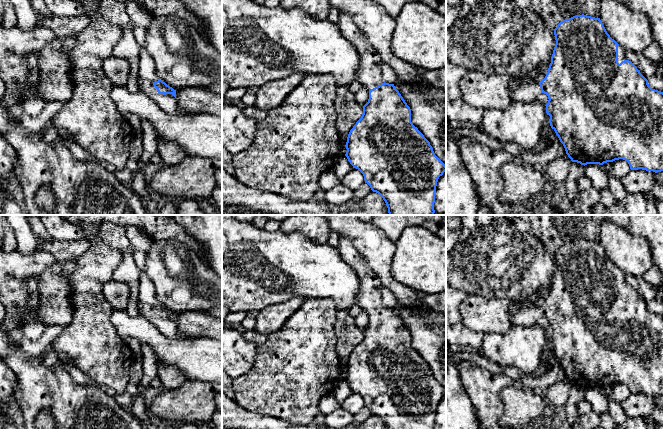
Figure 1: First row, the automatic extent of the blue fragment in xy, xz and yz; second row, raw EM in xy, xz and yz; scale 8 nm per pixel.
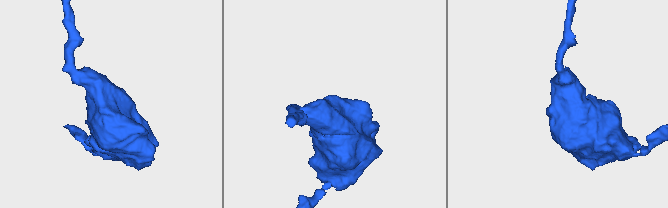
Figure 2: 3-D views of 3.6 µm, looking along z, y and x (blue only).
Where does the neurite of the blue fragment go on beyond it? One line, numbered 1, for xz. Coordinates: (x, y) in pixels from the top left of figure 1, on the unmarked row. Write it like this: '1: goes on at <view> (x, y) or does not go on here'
1: goes on at xz (369, 298)

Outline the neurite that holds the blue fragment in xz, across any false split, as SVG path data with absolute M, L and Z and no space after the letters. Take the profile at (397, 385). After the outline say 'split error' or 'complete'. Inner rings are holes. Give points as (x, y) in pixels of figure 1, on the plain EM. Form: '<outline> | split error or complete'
M339 235L337 249L358 276L360 290L357 303L369 314L363 338L348 358L345 380L353 392L363 398L365 407L383 422L386 429L434 429L437 406L446 395L446 389L411 346L411 333L394 308L383 305L381 281L352 240Z | split error

